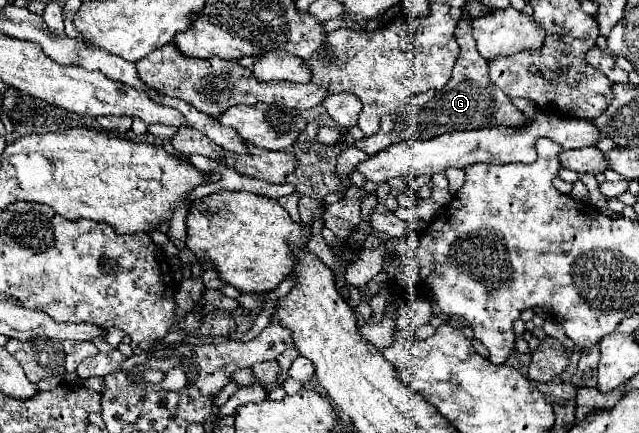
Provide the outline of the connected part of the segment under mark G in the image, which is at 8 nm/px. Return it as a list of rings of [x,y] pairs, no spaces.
[[[463,17],[455,27],[455,37],[461,47],[461,55],[457,57],[453,77],[449,79],[447,87],[443,87],[427,105],[407,105],[399,111],[393,111],[389,115],[383,115],[381,129],[373,137],[365,137],[361,141],[355,141],[355,147],[361,149],[367,155],[375,155],[381,149],[387,149],[403,139],[433,139],[435,135],[443,135],[445,131],[465,131],[465,129],[479,129],[479,127],[493,127],[493,125],[511,125],[519,127],[527,119],[517,111],[517,107],[509,101],[509,97],[495,87],[489,79],[489,67],[487,59],[483,59],[475,47],[473,37],[473,19]]]

